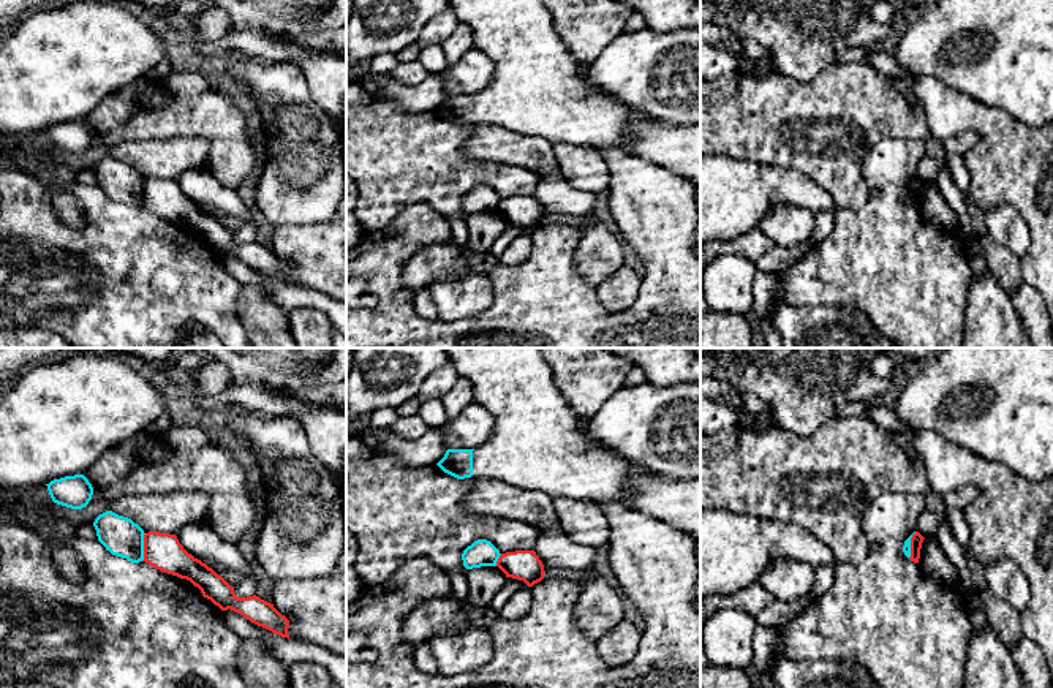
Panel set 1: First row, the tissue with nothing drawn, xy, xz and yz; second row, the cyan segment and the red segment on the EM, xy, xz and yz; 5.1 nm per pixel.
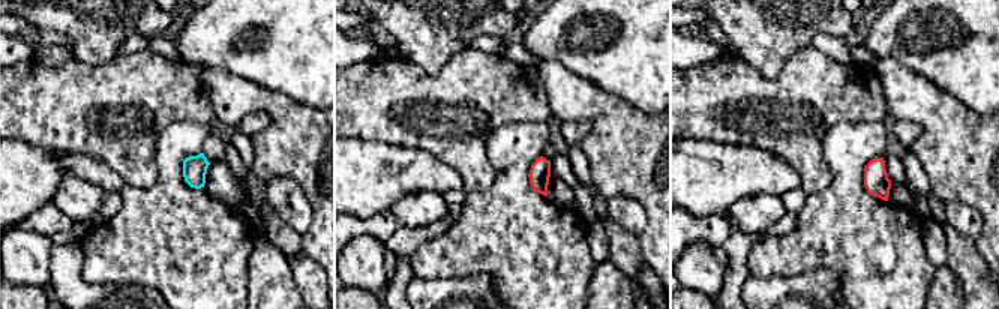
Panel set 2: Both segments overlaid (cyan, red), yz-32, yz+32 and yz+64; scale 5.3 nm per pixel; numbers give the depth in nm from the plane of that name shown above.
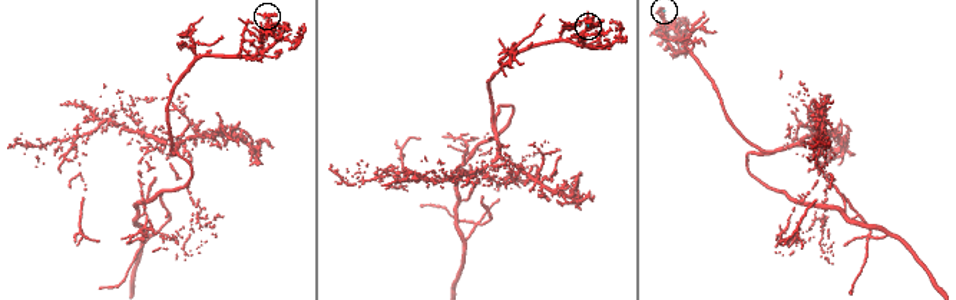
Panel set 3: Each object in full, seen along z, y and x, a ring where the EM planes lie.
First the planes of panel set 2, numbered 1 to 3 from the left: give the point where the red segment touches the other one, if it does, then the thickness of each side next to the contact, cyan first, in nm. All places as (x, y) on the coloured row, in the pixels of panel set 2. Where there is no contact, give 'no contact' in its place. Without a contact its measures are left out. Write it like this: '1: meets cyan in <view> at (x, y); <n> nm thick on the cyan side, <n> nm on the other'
1: no contact
2: no contact
3: no contact

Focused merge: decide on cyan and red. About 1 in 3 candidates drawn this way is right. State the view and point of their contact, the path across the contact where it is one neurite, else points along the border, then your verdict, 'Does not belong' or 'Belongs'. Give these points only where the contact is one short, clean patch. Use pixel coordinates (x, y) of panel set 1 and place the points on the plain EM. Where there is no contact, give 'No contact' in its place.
Touches cyan at xy (143, 193). Boundary: xy (146, 179), (144, 203), (141, 206). Does not belong

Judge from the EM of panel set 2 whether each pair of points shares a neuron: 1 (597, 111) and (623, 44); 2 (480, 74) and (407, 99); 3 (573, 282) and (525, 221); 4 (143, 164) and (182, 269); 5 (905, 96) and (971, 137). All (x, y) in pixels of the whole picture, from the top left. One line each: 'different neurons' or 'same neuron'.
1: different neurons
2: same neuron
3: same neuron
4: different neurons
5: same neuron

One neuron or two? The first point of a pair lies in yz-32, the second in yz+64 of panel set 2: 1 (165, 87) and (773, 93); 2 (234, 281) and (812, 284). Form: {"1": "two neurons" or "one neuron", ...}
{"1": "one neuron", "2": "two neurons"}

